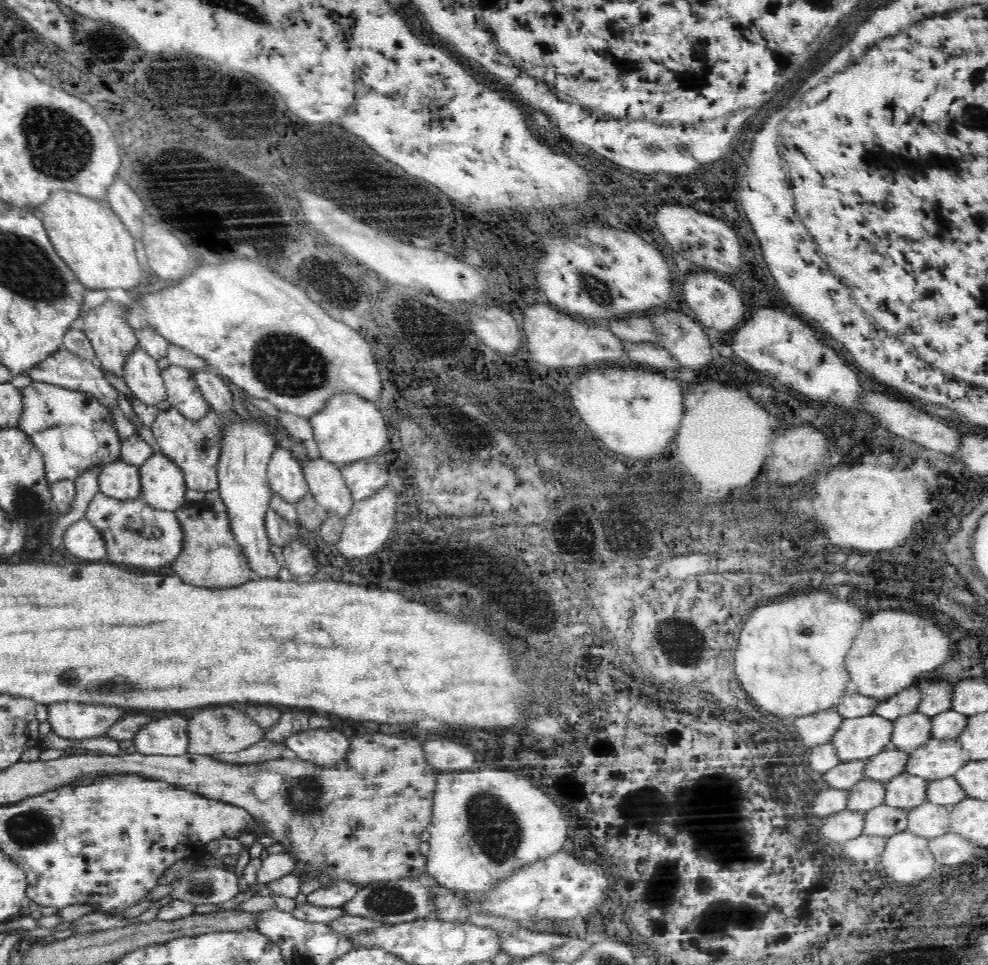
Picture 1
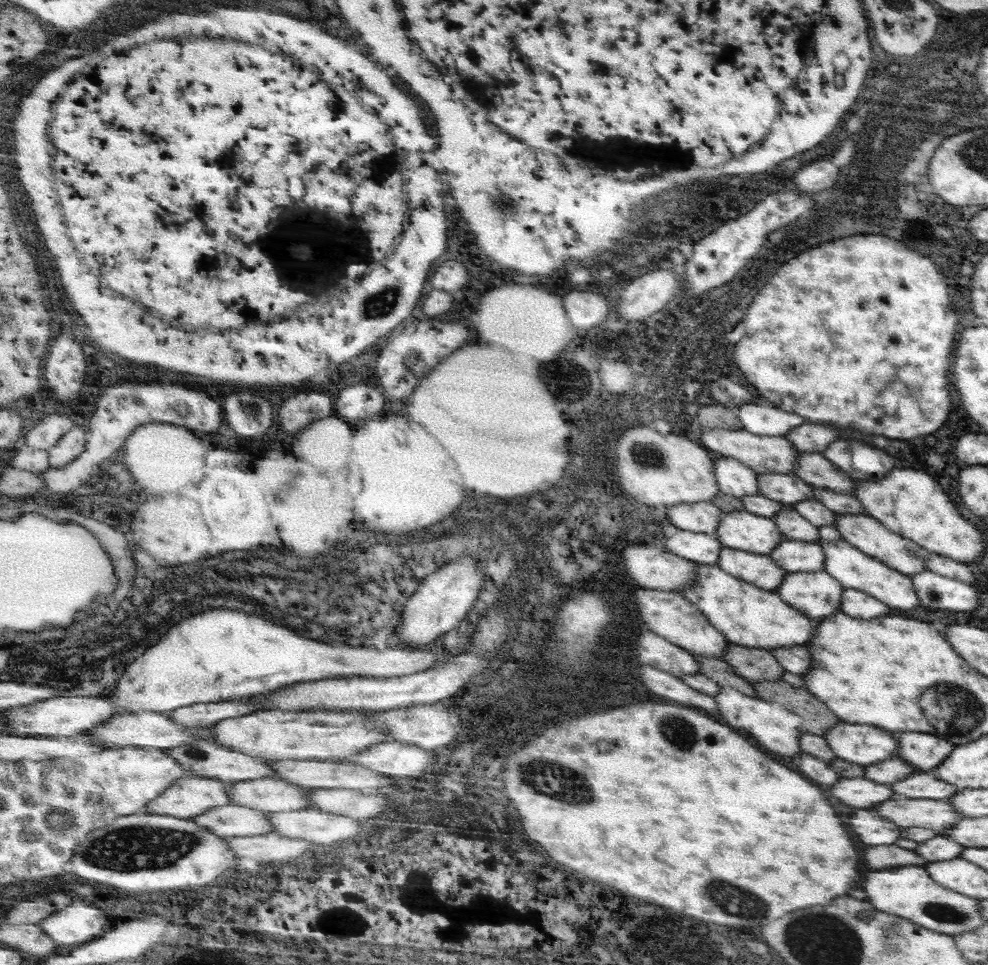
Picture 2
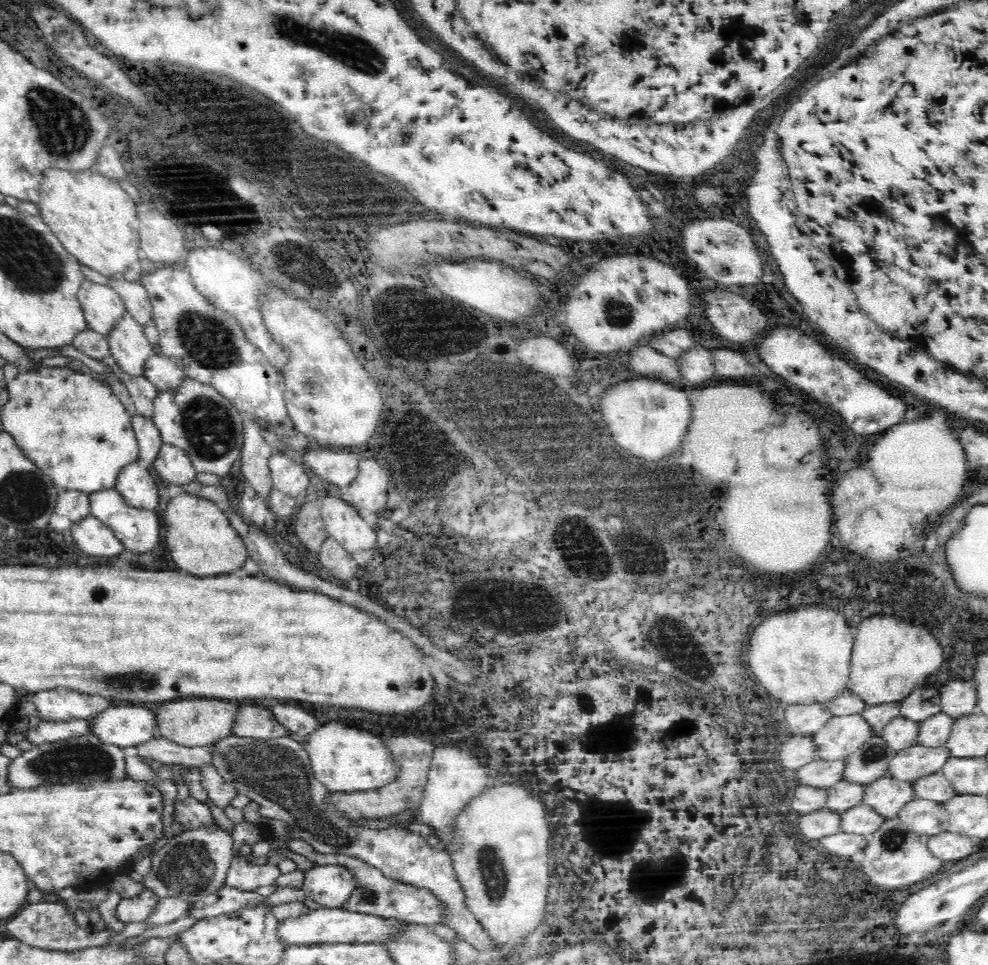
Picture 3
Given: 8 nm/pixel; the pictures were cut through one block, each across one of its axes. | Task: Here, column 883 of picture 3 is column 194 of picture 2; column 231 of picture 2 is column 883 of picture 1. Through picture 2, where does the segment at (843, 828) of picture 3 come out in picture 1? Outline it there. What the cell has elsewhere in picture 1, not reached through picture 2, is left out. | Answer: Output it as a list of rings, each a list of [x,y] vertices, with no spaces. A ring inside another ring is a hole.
[[[876,806],[864,812],[864,836],[880,836],[886,838],[894,836],[896,832],[904,832],[908,826],[908,812],[902,808],[890,808],[890,806]]]

